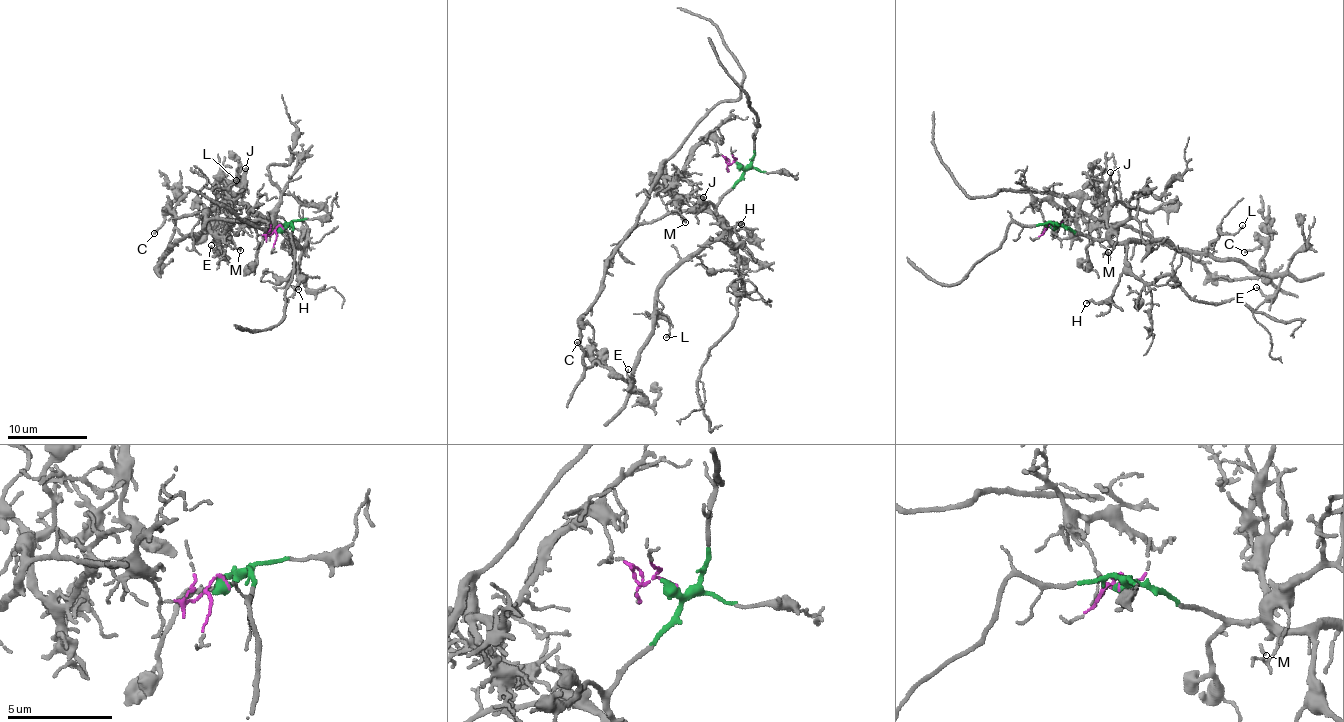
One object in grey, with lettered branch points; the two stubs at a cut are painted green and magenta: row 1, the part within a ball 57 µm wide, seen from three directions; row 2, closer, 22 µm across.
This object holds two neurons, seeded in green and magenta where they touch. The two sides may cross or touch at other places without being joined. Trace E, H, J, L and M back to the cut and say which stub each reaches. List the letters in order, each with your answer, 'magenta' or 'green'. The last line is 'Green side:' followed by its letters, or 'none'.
E: green
H: green
J: green
L: green
M: magenta
Green side: E, H, J, L

